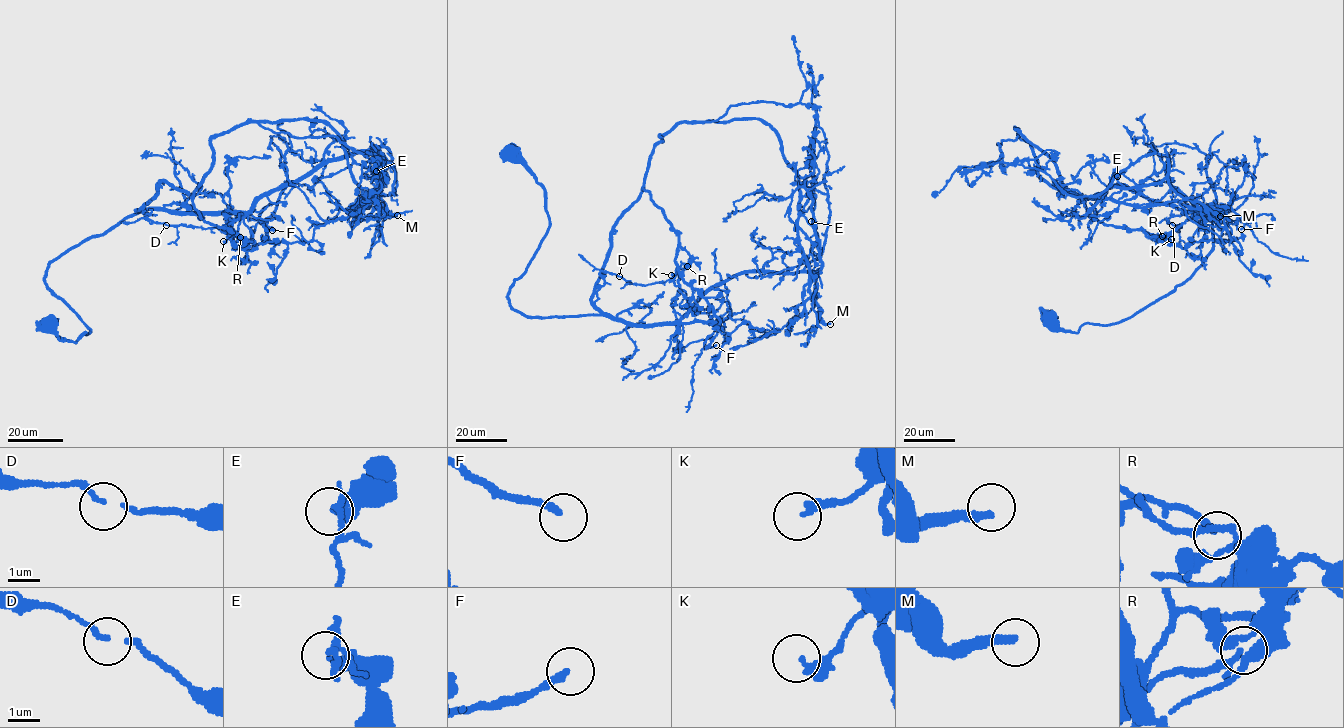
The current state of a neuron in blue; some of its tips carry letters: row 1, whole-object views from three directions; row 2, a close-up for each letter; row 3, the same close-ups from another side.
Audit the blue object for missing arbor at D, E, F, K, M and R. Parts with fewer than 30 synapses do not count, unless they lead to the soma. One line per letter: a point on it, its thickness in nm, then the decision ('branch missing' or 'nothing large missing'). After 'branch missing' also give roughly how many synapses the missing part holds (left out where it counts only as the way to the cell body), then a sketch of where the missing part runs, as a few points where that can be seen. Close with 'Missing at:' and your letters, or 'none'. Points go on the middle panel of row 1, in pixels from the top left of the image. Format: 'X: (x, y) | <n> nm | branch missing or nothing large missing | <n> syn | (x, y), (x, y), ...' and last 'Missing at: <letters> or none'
D: (619, 276) | 130 nm | nothing large missing
E: (811, 221) | 280 nm | nothing large missing
F: (716, 345) | 220 nm | branch missing | 40 syn | (716, 345), (721, 348), (721, 355), (715, 360), (722, 364), (736, 387), (761, 377)
K: (671, 275) | 280 nm | branch missing | 120 syn | (671, 275), (618, 316), (606, 320), (603, 324), (621, 331), (631, 342), (603, 359)
M: (830, 324) | 280 nm | branch missing | 180 syn
R: (687, 266) | 120 nm | nothing large missing
Missing at: F, K, M

